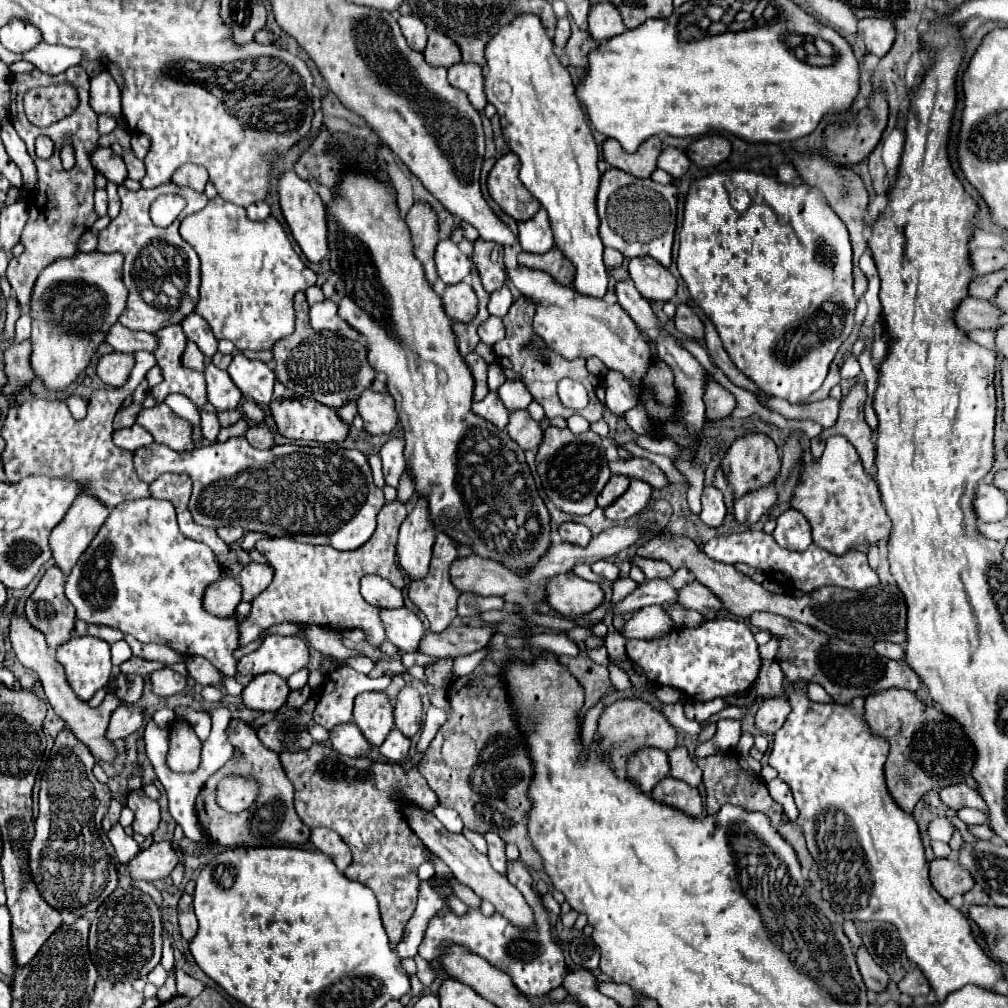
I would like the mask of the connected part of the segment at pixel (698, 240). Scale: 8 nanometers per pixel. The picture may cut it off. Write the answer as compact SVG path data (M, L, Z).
M747 170L717 172L711 176L699 178L691 184L687 198L685 198L685 214L683 214L683 226L681 226L679 236L681 236L681 248L679 248L677 268L681 272L681 278L685 280L693 302L715 324L715 328L721 336L723 348L727 350L731 362L749 380L753 380L757 384L757 388L763 390L767 396L783 398L793 404L805 402L805 398L809 398L823 384L837 348L853 332L853 314L855 314L855 306L857 306L857 298L853 296L853 276L851 276L853 262L851 262L849 232L847 232L845 224L841 222L841 218L833 212L833 208L829 208L829 202L825 200L825 196L821 196L821 192L817 188L811 188L807 184L787 186L787 184L773 180L773 176L765 176L765 174L757 174L757 172L747 172Z

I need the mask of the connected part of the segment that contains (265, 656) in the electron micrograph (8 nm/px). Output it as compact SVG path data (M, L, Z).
M271 634L263 640L259 650L239 660L237 672L263 674L273 672L281 678L289 678L293 672L309 666L309 646L301 636Z

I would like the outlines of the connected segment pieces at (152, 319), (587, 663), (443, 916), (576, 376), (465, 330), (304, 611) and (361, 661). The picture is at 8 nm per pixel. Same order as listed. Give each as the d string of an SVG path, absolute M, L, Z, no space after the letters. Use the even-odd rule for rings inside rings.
M173 182L151 190L127 190L121 184L119 198L121 212L105 230L101 230L97 246L99 252L121 252L125 256L123 280L129 290L129 300L125 312L119 316L119 322L129 330L143 332L157 332L159 328L179 324L189 312L193 312L199 300L199 258L195 250L179 236L179 224L189 214L205 208L209 198L203 192L195 192ZM161 194L179 194L187 200L187 208L167 228L155 226L149 218L149 206Z
M579 652L577 658L561 656L561 664L577 678L577 682L581 682L581 686L585 690L585 702L579 712L579 722L581 722L585 712L609 694L609 688L611 688L609 670L605 666L595 664L587 652Z
M507 860L507 872L505 874L511 880L511 884L525 896L527 904L533 908L535 920L533 920L531 930L523 930L523 928L509 924L509 920L505 920L501 914L483 916L481 910L477 910L473 906L469 906L465 916L457 916L451 908L445 908L437 916L433 916L433 920L429 920L423 942L419 946L419 956L427 962L433 962L445 954L445 948L449 948L453 944L465 946L469 952L485 958L497 970L509 974L513 984L523 994L545 996L553 988L561 986L561 982L567 974L567 968L563 962L563 952L551 936L549 912L541 904L539 894L533 890L533 878L531 878L531 872L527 870L527 866L521 864L521 860Z
M521 296L519 300L513 302L511 310L507 312L507 316L503 318L505 322L505 330L507 330L507 336L497 342L493 346L495 350L495 356L497 356L497 362L507 368L507 370L513 370L525 378L521 378L521 382L527 386L527 390L531 392L531 396L545 408L545 414L547 418L553 418L553 416L561 416L561 418L569 418L575 414L575 410L567 410L563 408L563 404L559 402L559 396L557 396L557 384L559 380L563 378L573 378L573 380L579 380L587 392L589 392L589 406L577 414L581 414L585 420L589 422L597 422L601 416L603 416L603 410L605 410L605 388L603 388L603 380L589 374L589 370L585 368L585 360L583 358L577 358L577 360L565 360L563 356L559 356L557 352L549 350L545 344L535 344L537 342L537 336L533 332L533 314L535 314L535 306L529 298Z
M473 268L471 274L473 274L471 286L473 286L477 298L479 298L479 314L477 314L471 322L467 322L467 324L459 324L459 322L453 324L453 332L455 332L455 336L457 336L457 348L459 348L459 354L461 354L461 356L465 356L465 354L469 354L469 352L475 350L475 346L479 344L477 326L489 318L489 312L487 312L489 294L483 290L481 280L479 280L479 274L477 274L475 268Z
M385 504L377 516L377 530L369 542L353 552L339 552L331 546L301 544L289 538L259 540L255 548L269 560L274 570L272 583L253 600L251 614L239 626L240 644L253 642L263 630L283 622L319 624L339 632L359 628L367 634L367 642L379 648L387 638L379 618L379 610L363 600L359 594L359 580L365 574L379 574L397 588L405 586L405 574L397 564L395 544L403 518L407 516L405 504Z
M357 656L357 658L349 658L349 660L345 660L345 664L347 666L351 666L351 668L355 668L357 672L363 672L363 674L369 674L371 670L373 670L373 660L371 658L367 658L367 656Z

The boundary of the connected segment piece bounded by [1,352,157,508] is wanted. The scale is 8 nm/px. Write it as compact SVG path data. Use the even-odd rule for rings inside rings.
M135 352L137 364L131 372L129 382L123 388L95 390L89 400L89 412L83 420L73 420L65 400L39 400L27 398L21 406L11 408L1 436L5 440L5 450L1 454L1 464L9 482L17 482L28 476L69 476L79 482L89 482L85 490L91 496L97 496L105 506L115 508L125 500L147 498L151 496L149 484L139 480L133 468L133 454L117 448L111 440L113 434L113 416L123 404L123 400L141 384L147 370L153 368L153 352Z

